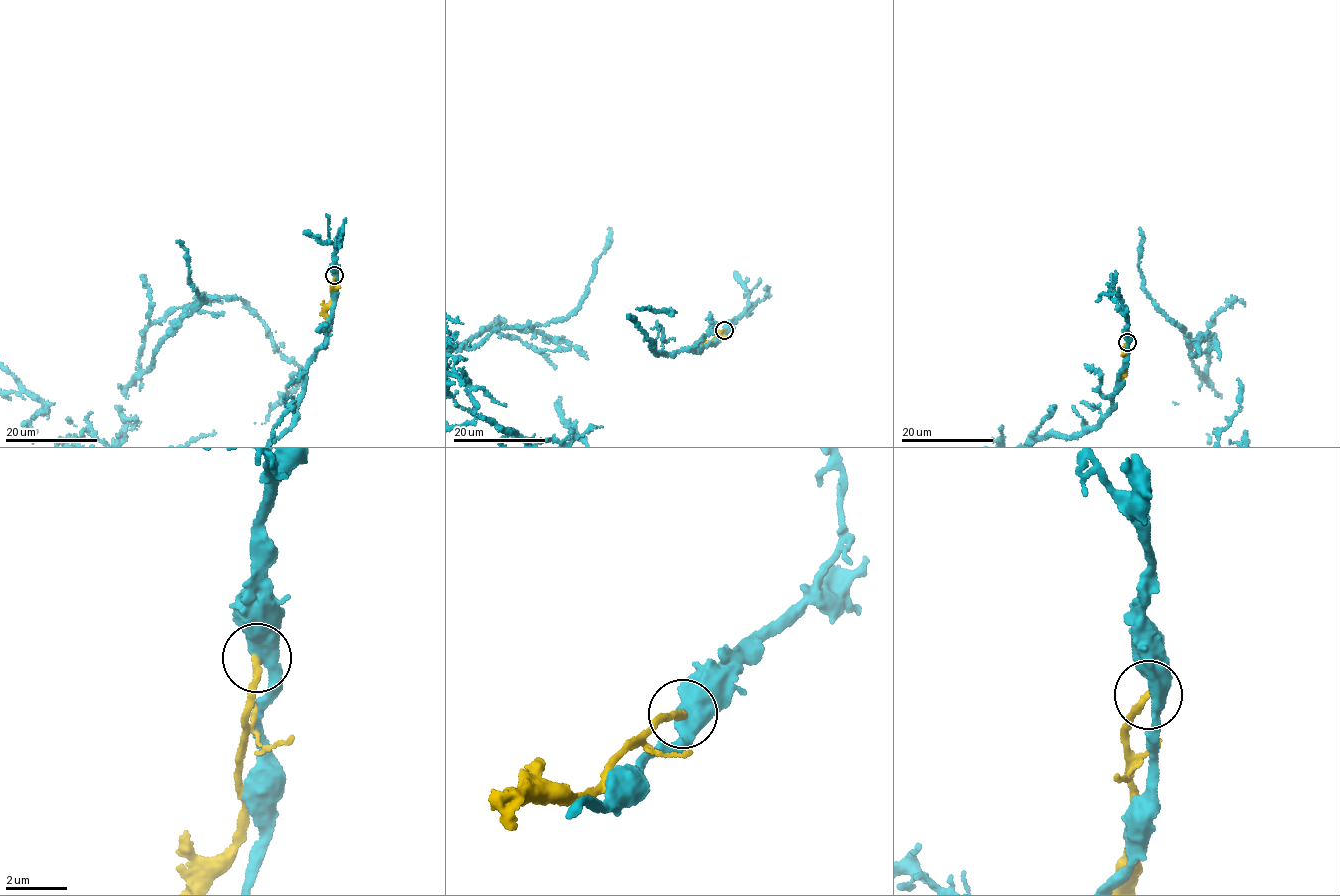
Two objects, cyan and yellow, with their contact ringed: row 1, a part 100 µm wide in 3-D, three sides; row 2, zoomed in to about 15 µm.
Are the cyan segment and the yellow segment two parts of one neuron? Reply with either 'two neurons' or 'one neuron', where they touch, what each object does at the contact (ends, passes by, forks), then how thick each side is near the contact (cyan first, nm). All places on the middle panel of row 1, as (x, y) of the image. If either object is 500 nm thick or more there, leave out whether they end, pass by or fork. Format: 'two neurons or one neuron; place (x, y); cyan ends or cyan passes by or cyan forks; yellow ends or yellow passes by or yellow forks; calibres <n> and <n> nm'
two neurons; place (724, 330); cyan passes by; yellow ends; calibres 480 and 200 nm

